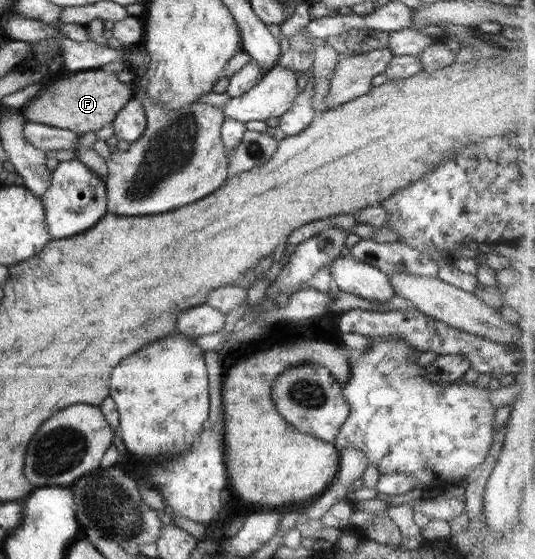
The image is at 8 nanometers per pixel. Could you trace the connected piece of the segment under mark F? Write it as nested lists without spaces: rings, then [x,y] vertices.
[[[102,69],[78,71],[51,78],[34,98],[21,108],[28,121],[84,135],[111,124],[119,110],[133,98],[133,83],[122,82]]]

